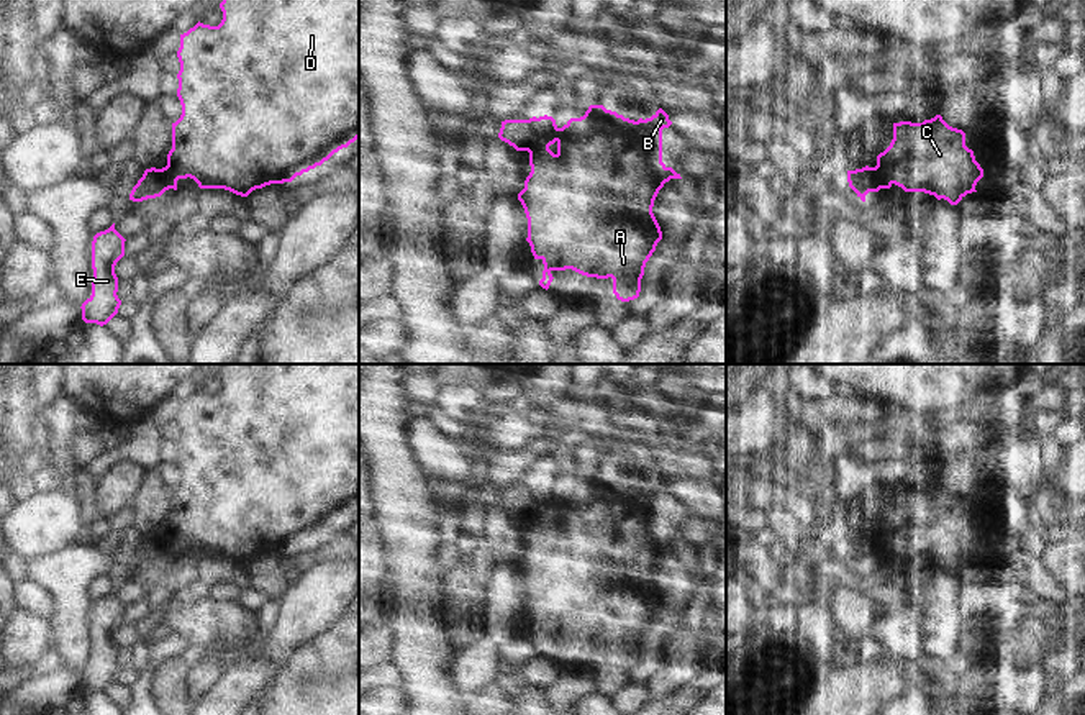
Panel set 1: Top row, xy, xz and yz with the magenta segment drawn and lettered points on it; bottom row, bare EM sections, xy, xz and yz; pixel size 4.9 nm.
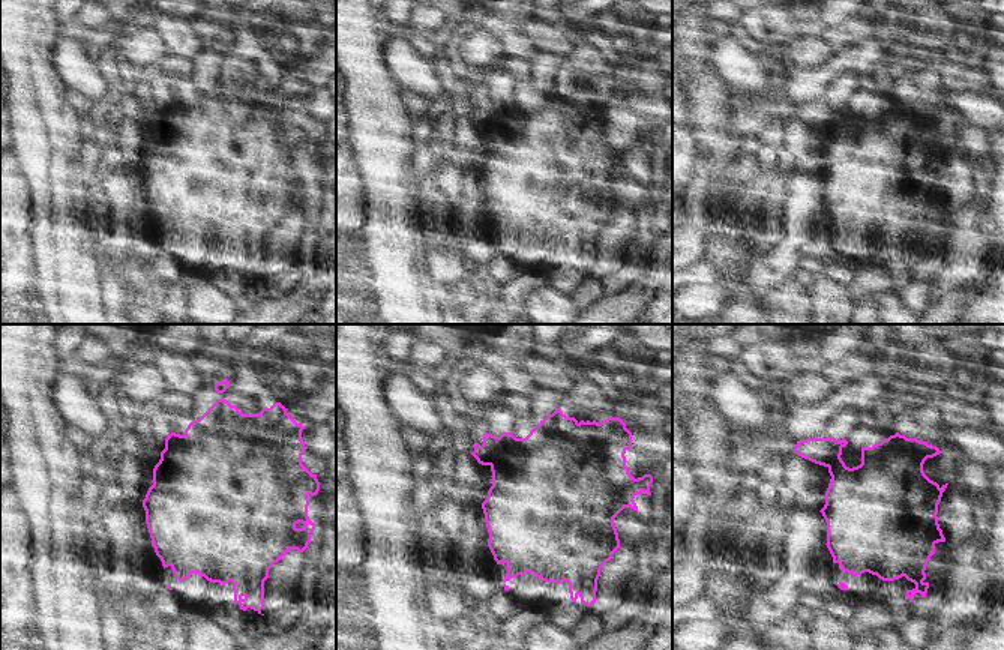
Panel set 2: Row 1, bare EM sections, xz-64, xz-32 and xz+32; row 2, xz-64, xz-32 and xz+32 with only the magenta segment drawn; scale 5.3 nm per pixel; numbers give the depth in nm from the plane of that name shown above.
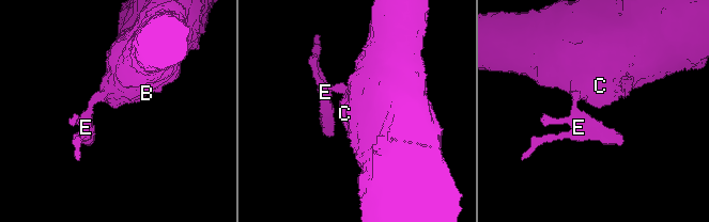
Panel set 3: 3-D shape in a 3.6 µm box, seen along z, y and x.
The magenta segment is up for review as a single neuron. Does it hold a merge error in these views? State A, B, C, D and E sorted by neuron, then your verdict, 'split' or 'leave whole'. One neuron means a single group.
A B C D / E; split

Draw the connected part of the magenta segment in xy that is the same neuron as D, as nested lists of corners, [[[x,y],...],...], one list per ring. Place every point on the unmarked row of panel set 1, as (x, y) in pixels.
[[[225,364],[220,376],[223,387],[218,394],[198,389],[180,402],[177,464],[182,482],[172,490],[172,517],[167,521],[167,533],[161,538],[166,546],[174,549],[174,558],[177,558],[179,546],[190,544],[200,556],[225,556],[247,564],[256,556],[292,549],[359,505],[359,364]]]

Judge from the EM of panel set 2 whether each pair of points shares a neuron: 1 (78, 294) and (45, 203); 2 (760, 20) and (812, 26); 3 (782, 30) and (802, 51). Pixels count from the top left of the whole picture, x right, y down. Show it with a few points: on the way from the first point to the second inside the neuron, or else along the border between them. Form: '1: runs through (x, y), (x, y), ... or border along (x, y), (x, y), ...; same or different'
1: runs through (69, 272), (62, 225); same
2: runs through (773, 23), (799, 23); same
3: border along (826, 30), (817, 35), (802, 35), (781, 51); different

